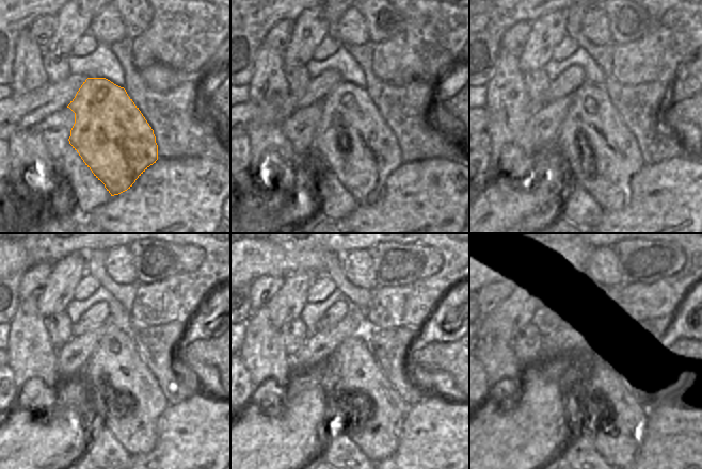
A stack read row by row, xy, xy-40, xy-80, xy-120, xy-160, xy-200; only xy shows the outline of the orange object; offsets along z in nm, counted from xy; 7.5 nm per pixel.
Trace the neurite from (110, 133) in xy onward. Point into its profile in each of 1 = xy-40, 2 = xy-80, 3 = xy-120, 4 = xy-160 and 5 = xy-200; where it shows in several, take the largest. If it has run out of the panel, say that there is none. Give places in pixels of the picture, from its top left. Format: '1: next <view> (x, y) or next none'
1: next xy-40 (353, 141)
2: next xy-80 (606, 175)
3: next xy-120 (115, 358)
4: next xy-160 (376, 431)
5: next xy-200 (592, 360)

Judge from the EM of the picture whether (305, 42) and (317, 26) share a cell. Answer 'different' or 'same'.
same

